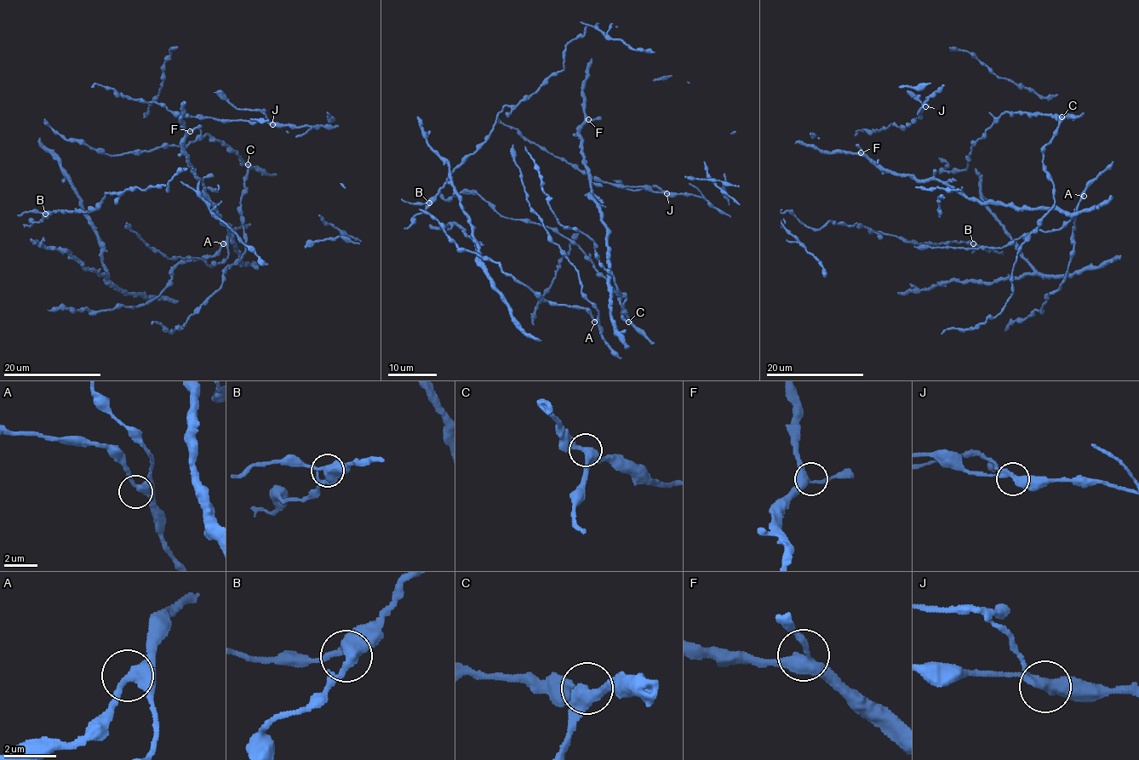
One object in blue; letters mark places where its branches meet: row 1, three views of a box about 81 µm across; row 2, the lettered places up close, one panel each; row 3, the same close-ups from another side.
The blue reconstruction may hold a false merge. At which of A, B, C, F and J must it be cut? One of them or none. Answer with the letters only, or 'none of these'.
J

